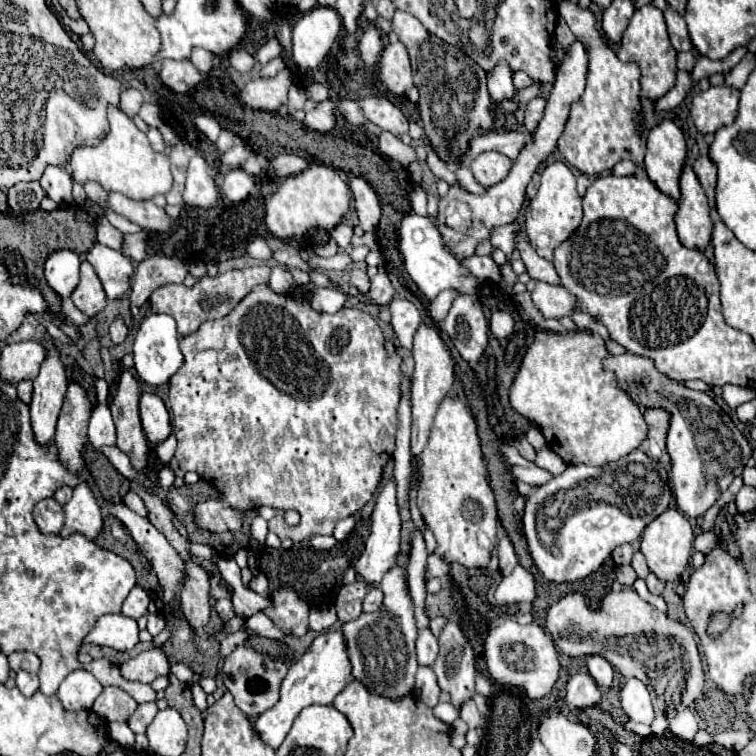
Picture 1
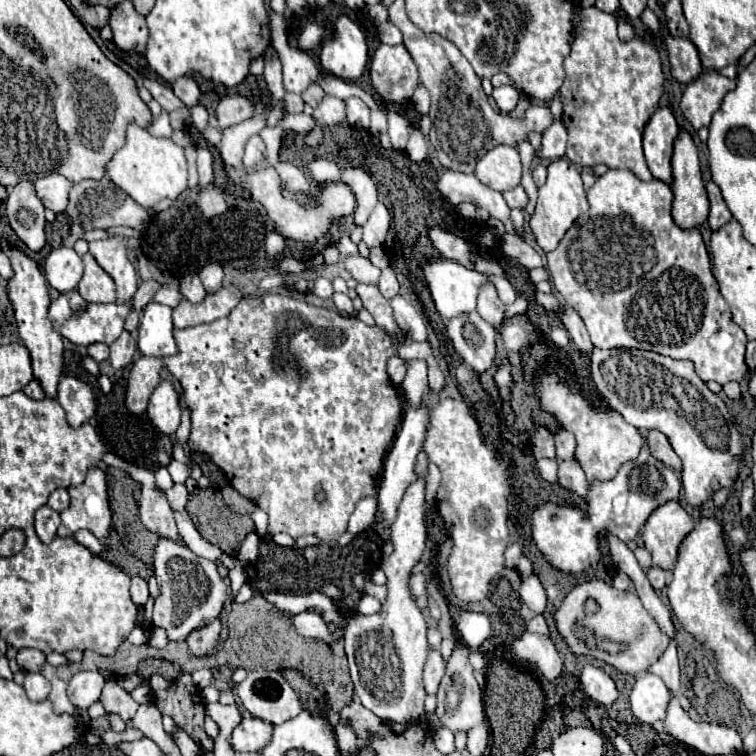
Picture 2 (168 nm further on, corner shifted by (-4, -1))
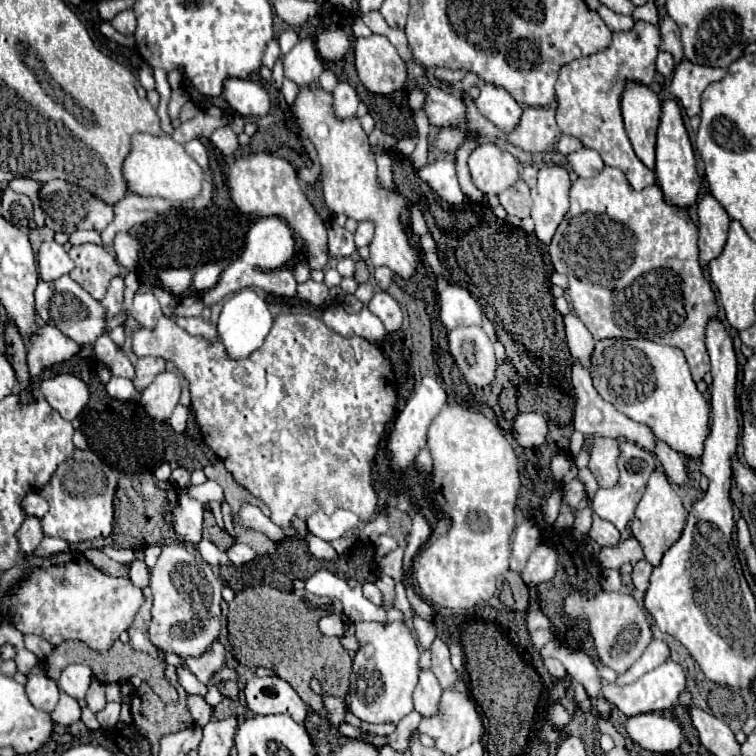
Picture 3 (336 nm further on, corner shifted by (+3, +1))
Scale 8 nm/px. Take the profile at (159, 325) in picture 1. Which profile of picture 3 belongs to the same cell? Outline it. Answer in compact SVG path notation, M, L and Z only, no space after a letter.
M144 292L144 294L134 296L134 316L146 328L152 328L156 324L156 320L162 316L162 310L160 310L160 302L154 298L154 294Z

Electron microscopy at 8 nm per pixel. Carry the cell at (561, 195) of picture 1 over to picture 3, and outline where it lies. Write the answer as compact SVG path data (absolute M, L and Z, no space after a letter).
M542 166L538 170L538 186L532 204L532 220L536 224L534 234L544 244L550 244L558 224L568 212L570 176L564 166Z

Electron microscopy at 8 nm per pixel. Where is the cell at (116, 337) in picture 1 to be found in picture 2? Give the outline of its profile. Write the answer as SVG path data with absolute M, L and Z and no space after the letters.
M123 330L123 334L109 346L111 354L109 354L109 360L111 360L111 366L113 368L125 368L131 364L131 358L135 354L135 344L133 344L133 338L127 330Z

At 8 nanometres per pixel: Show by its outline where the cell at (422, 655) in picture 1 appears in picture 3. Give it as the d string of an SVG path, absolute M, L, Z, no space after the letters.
M420 672L418 686L414 690L414 708L422 718L432 718L440 712L442 688L432 672Z

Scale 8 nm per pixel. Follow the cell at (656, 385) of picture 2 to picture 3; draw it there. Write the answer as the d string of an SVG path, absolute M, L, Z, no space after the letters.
M600 340L592 354L590 374L598 394L634 422L652 428L658 440L688 458L700 458L708 436L708 402L698 392L686 358L678 348L652 340Z

